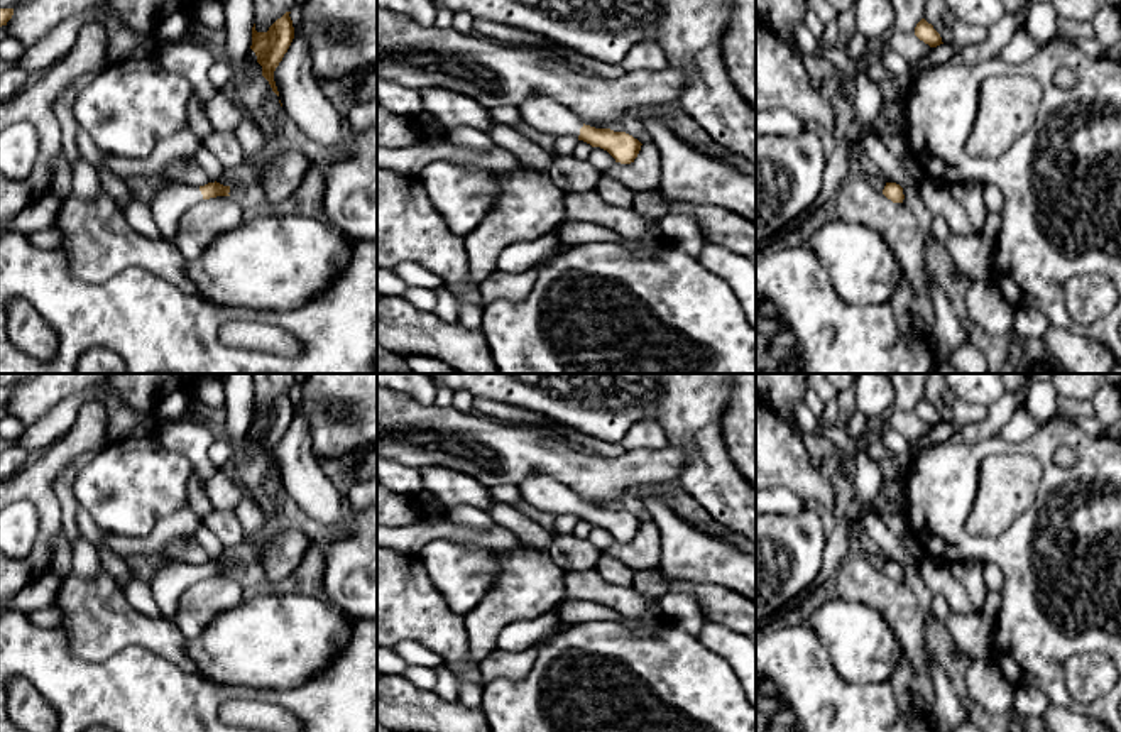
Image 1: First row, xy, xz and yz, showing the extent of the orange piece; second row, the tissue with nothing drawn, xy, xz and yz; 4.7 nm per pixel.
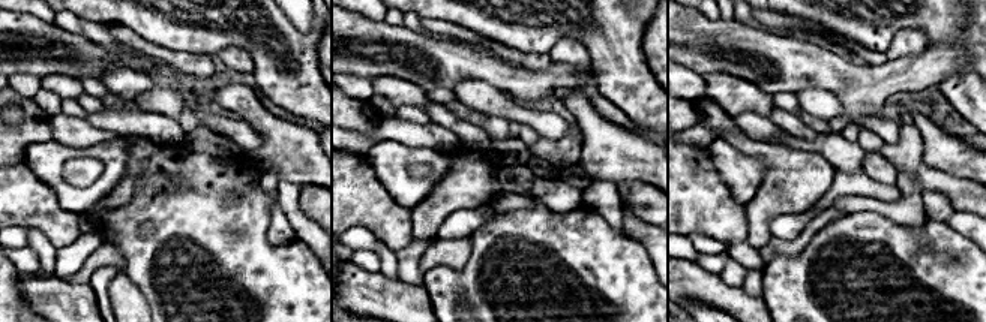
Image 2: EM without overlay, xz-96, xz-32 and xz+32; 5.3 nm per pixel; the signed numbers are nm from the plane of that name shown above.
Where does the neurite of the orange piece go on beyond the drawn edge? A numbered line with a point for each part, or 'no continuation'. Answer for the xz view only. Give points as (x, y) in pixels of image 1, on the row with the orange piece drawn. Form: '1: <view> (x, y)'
1: xz (546, 115)

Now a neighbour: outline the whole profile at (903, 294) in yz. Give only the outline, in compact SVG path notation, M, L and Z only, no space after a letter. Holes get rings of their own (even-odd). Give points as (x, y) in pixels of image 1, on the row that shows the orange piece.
M903 277L894 289L891 296L891 306L898 321L900 333L908 336L913 333L913 323L911 323L911 303L913 303L915 292L906 277Z

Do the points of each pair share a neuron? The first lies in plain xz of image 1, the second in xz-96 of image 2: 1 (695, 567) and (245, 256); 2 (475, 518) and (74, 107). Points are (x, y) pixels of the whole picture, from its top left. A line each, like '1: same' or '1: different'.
1: different
2: same

